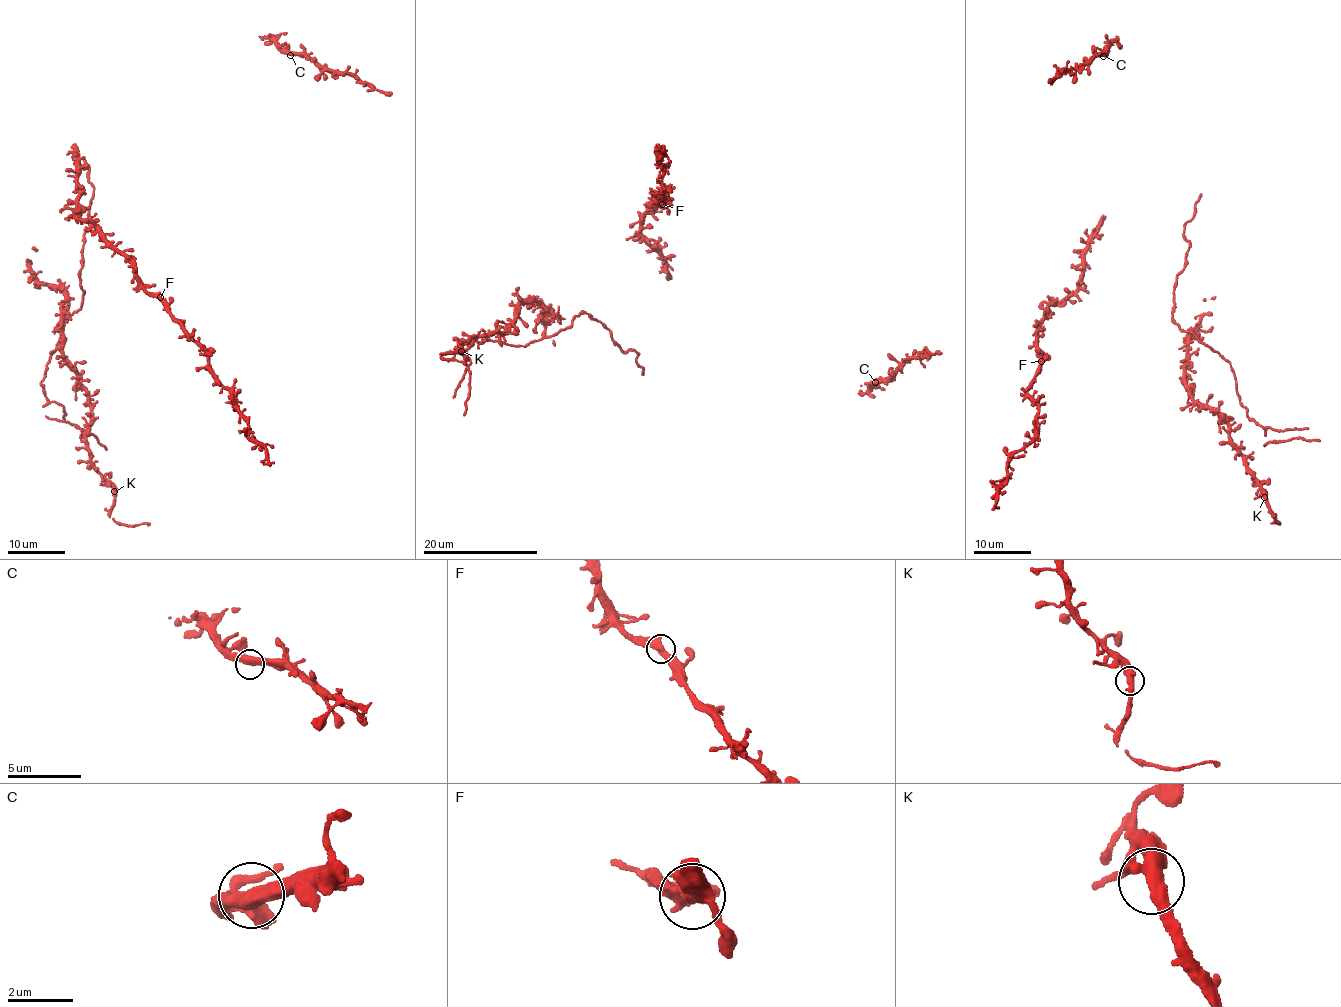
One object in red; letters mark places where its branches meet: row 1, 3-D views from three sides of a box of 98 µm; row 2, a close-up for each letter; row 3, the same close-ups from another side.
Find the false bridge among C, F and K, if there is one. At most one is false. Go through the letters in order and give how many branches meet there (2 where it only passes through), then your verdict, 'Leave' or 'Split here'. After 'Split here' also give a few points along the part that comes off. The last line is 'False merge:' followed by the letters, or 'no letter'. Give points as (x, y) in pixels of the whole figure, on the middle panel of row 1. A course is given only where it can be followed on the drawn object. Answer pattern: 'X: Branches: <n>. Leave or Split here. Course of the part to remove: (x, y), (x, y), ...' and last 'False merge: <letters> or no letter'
C: Branches: 2. Leave
F: Branches: 2. Leave
K: Branches: 2. Leave
False merge: no letter

